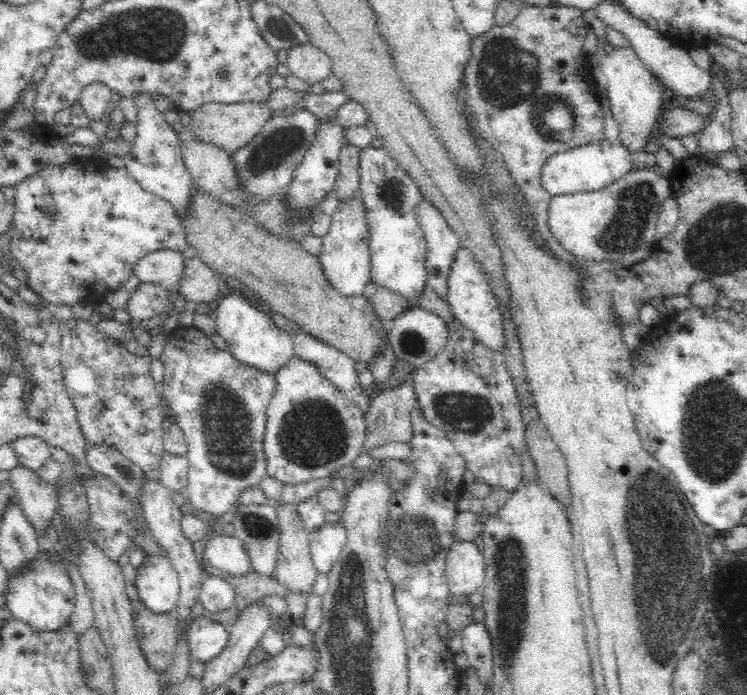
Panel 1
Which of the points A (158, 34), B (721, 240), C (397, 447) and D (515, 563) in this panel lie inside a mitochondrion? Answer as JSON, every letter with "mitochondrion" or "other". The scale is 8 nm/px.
{"A":"mitochondrion","B":"mitochondrion","C":"other","D":"mitochondrion"}

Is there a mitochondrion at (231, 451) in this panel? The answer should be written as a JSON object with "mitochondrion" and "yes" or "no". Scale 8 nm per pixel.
{"mitochondrion":"yes"}

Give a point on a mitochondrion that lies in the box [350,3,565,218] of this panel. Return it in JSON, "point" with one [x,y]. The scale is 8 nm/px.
{"point":[392,197]}

